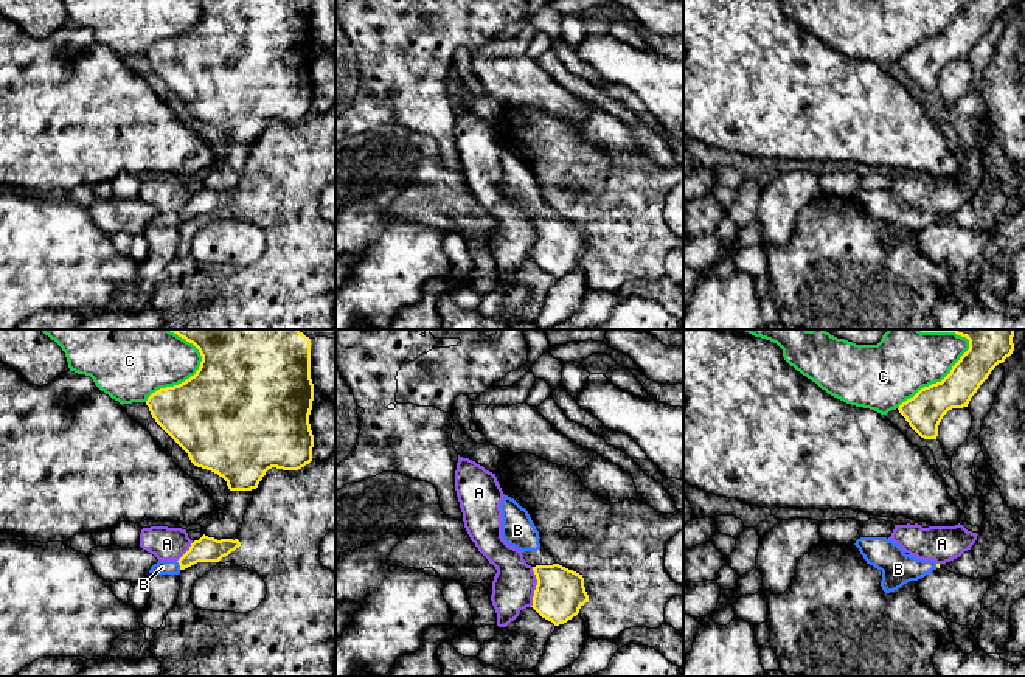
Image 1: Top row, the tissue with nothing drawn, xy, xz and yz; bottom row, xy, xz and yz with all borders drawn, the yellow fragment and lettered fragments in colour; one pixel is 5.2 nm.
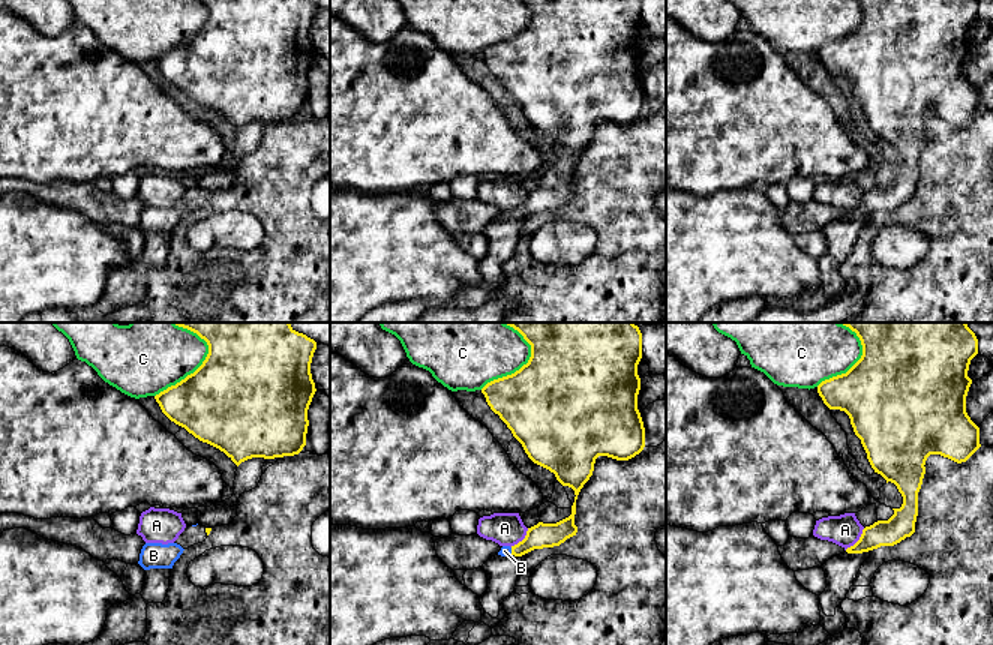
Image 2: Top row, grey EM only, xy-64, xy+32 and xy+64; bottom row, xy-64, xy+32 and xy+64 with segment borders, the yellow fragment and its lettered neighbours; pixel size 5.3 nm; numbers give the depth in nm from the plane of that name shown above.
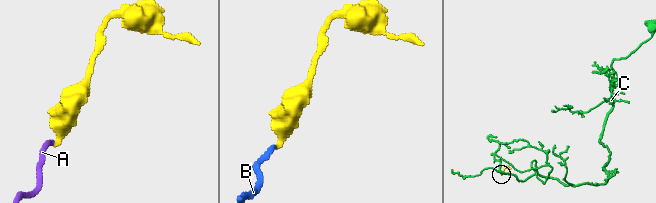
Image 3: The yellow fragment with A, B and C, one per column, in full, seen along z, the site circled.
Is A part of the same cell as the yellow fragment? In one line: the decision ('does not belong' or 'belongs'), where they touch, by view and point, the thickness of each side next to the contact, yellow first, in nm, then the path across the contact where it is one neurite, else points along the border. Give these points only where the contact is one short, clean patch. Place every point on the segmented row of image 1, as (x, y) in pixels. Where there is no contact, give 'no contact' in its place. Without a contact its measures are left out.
does not belong; meets yellow in xz at (536, 587); 260 nm thick on the yellow side, 220 nm on the other; border along xz (533, 567), (536, 589), (530, 606)

